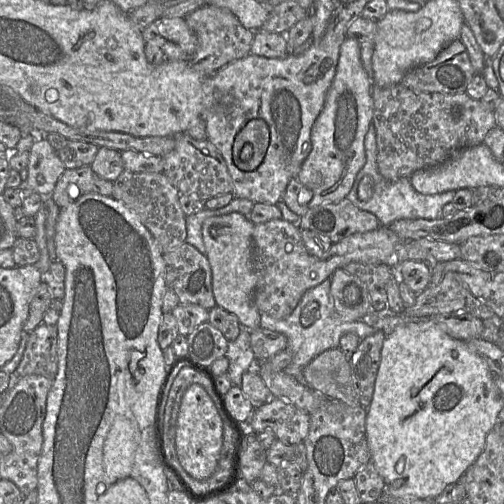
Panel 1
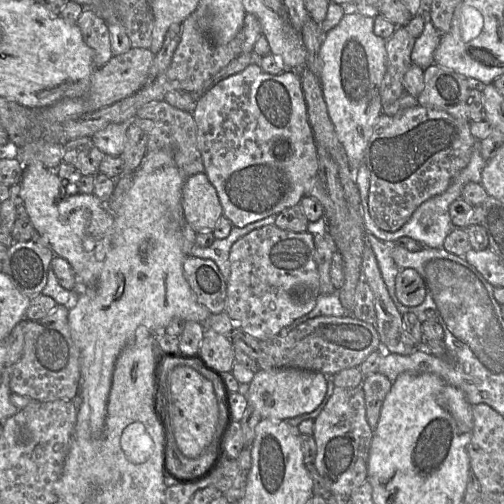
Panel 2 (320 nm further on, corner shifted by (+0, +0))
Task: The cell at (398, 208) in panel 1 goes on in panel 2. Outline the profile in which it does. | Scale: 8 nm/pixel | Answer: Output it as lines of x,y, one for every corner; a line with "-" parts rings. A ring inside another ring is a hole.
476,140
472,149
469,163
452,179
448,188
443,193
436,195
420,204
413,212
411,218
399,230
395,232
387,232
380,229
371,218
368,205
370,187
369,172
364,162
357,166
354,173
354,180
360,194
363,222
364,227
366,229
366,233
370,233
379,240
388,244
392,243
393,241
401,237
410,237
420,242
426,248
441,248
447,235
454,228
449,215
450,204
456,199
461,198
462,190
467,183
469,182
481,183
482,170
486,166
487,161
484,160
483,157
481,156
480,141
481,140

